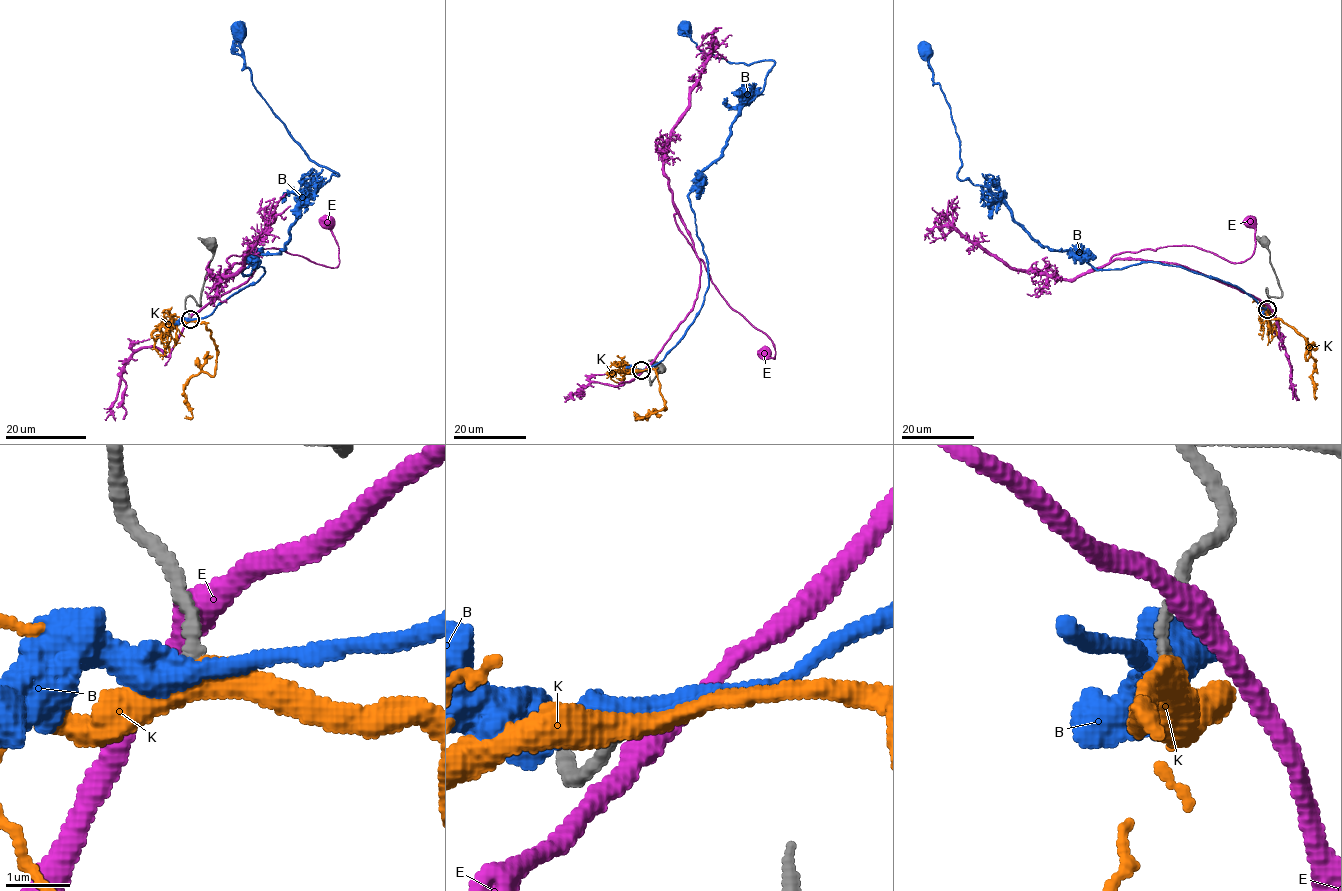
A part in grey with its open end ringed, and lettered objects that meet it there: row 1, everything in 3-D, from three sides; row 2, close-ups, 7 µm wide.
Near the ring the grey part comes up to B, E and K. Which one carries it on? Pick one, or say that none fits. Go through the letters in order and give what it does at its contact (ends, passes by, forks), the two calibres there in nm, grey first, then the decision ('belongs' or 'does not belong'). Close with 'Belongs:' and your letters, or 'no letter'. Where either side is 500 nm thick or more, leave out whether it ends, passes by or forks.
B: it passes by; calibres 190 and 400 nm; does not belong
E: it passes by; calibres 240 and 400 nm; does not belong
K: it passes by; calibres 190 and 380 nm; belongs
Belongs: K

